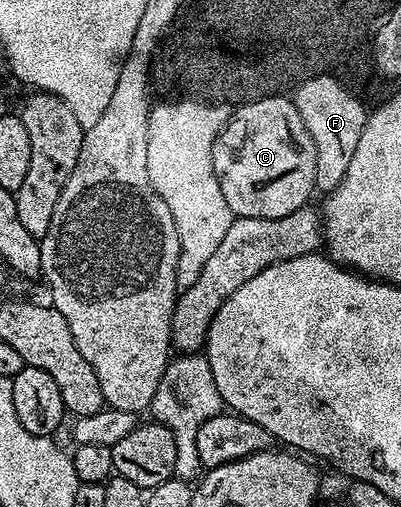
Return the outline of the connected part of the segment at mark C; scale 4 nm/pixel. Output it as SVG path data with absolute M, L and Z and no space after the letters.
M268 97L267 99L259 99L250 105L240 106L226 121L221 128L221 134L215 139L213 144L213 166L215 167L215 175L219 187L223 191L223 199L227 199L227 207L231 207L234 217L258 217L259 219L279 219L283 215L291 215L291 211L299 211L306 208L310 204L309 196L315 193L315 175L317 168L315 167L315 155L313 147L310 145L309 137L306 137L306 129L302 129L301 121L298 121L297 113L294 108L290 108L287 100L282 97Z

